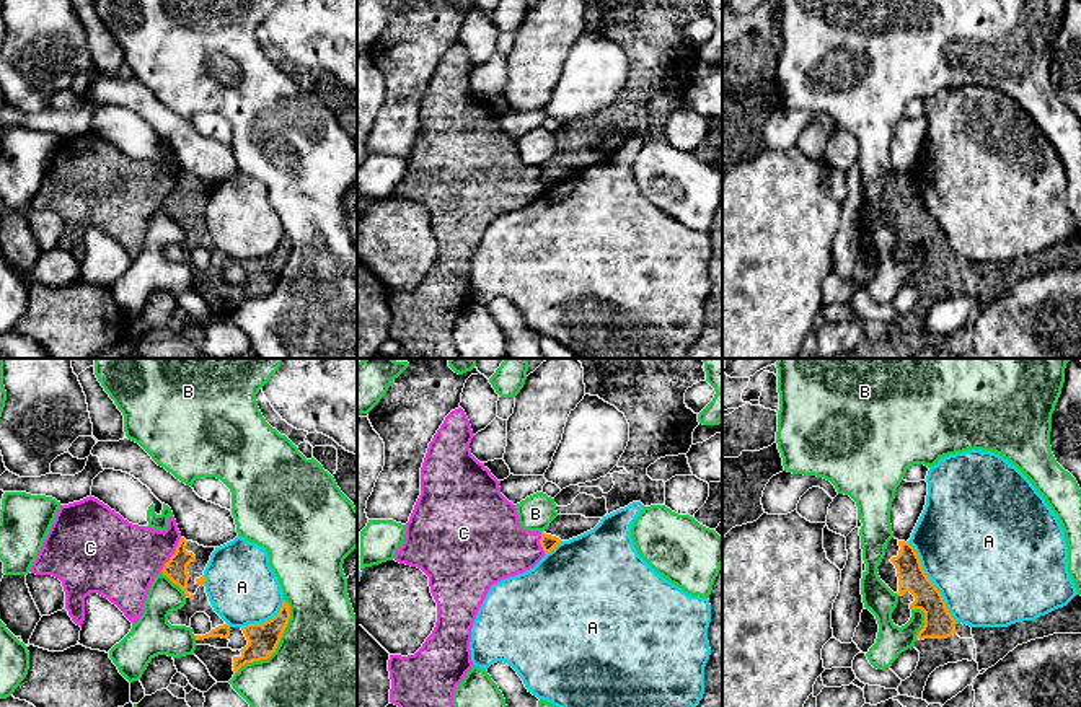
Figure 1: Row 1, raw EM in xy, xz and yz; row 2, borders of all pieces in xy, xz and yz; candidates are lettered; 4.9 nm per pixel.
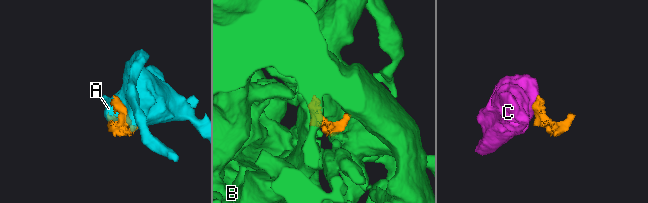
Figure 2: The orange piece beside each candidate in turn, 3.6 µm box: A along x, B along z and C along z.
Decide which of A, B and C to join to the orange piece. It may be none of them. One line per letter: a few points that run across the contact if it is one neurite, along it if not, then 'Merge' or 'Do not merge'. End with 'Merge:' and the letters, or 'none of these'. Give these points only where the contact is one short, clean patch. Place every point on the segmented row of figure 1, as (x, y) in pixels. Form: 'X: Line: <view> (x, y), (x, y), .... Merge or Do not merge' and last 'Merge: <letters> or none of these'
A: Do not merge
B: Do not merge
C: Line: xy (181, 538), (175, 553), (160, 570). Do not merge
Merge: none of these

